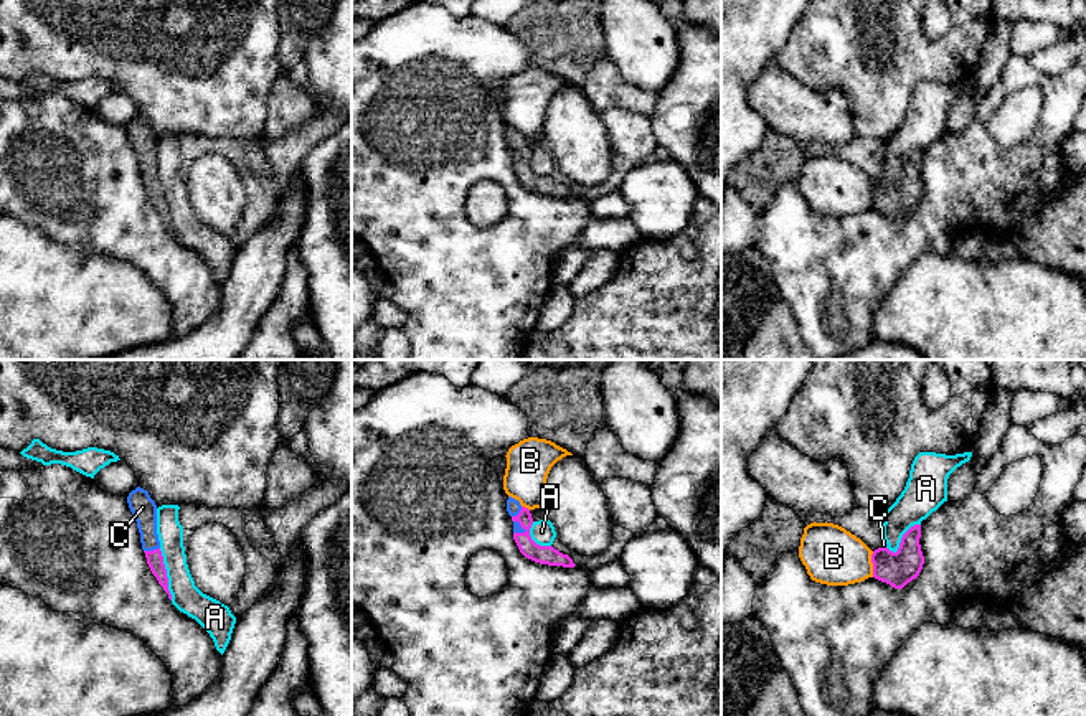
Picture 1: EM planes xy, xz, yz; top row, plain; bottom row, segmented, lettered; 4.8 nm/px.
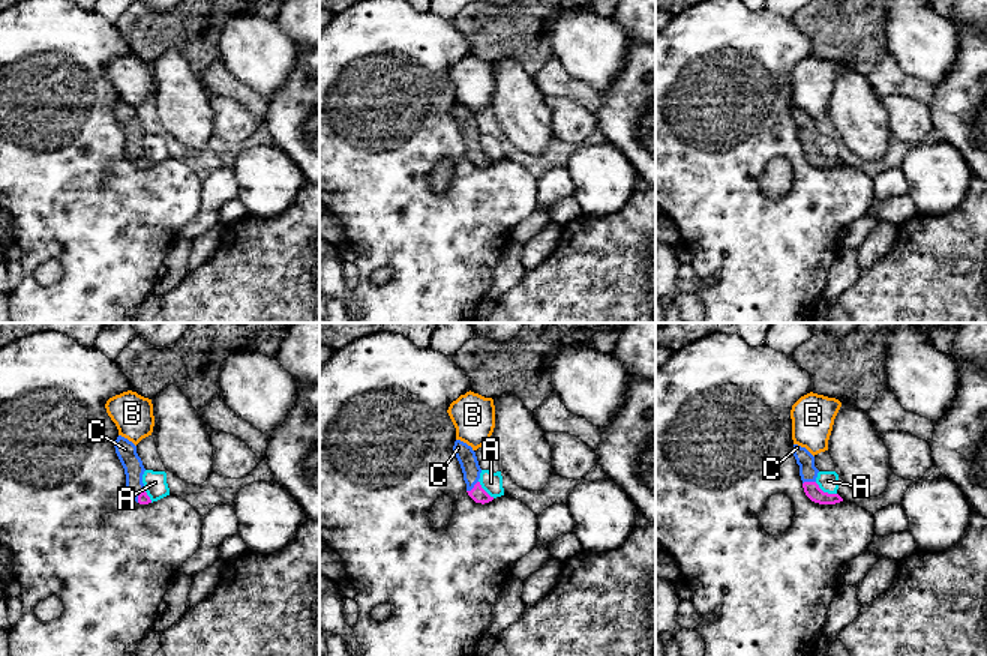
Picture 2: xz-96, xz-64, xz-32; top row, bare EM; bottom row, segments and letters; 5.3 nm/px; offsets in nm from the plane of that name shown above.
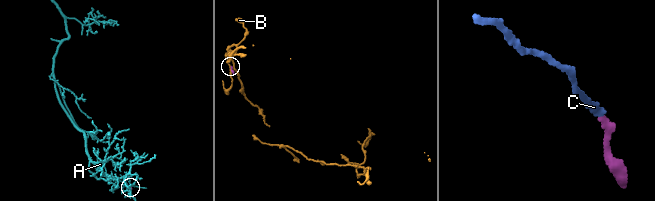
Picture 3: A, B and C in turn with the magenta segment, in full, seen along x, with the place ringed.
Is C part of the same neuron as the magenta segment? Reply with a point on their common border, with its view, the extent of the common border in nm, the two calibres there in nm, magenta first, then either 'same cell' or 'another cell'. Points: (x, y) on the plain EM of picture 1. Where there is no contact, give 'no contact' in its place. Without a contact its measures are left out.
contact xy (151, 182); length 80 nm; calibres 80 and 120 nm; same cell

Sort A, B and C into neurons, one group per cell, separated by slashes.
A / B / C

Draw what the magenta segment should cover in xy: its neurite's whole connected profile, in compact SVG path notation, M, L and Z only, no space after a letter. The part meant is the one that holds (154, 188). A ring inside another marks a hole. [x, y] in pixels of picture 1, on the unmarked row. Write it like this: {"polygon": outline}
{"polygon": "M140 117L129 124L127 134L137 152L147 195L152 205L157 208L158 214L168 224L168 229L172 231L172 224L168 221L167 200L163 195L163 186L160 181L160 172L157 165L157 135L150 129L149 122Z"}

